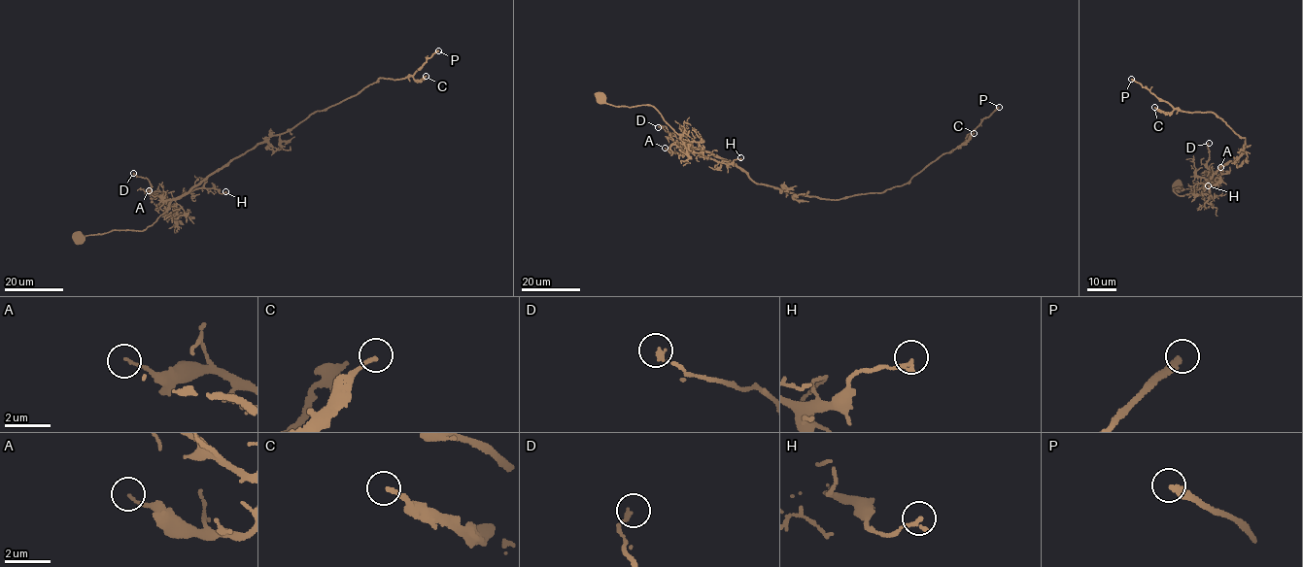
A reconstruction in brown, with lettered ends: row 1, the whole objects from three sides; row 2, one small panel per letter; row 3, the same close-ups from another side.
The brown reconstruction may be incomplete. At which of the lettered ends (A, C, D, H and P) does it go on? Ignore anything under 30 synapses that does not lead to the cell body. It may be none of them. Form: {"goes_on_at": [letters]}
{"goes_on_at": ["P"]}

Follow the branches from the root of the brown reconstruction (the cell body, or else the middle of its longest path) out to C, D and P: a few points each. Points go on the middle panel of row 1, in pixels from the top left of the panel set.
C: (600, 98), (617, 106), (653, 105), (691, 147), (732, 162), (757, 183), (834, 200), (905, 184), (974, 133)
D: (600, 98), (617, 106), (653, 105), (684, 142), (676, 145), (670, 137), (672, 134), (658, 127)
P: (600, 98), (617, 106), (653, 105), (691, 147), (732, 162), (757, 183), (835, 200), (905, 184), (999, 107)

